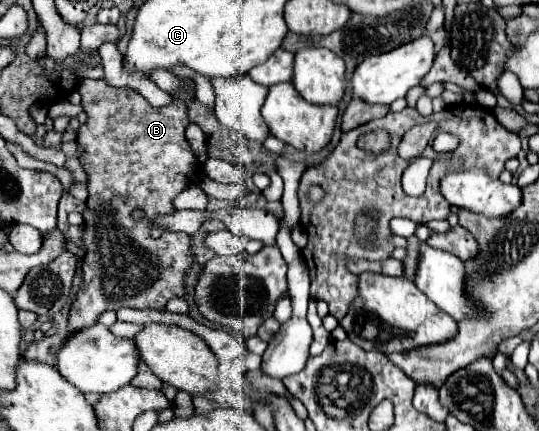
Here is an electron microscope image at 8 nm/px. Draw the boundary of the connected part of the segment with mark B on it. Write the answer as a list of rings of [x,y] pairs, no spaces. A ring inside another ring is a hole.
[[[81,79],[77,91],[83,97],[83,111],[87,113],[87,121],[79,127],[77,135],[77,155],[89,177],[89,197],[83,211],[83,245],[87,249],[83,259],[83,283],[71,303],[69,333],[79,331],[85,325],[93,325],[101,311],[117,311],[121,307],[159,311],[165,309],[169,299],[185,295],[185,273],[195,263],[191,253],[191,235],[163,231],[159,239],[151,239],[151,225],[155,217],[173,213],[175,195],[203,177],[195,151],[185,139],[189,117],[187,105],[181,99],[175,99],[169,107],[157,109],[135,89],[111,87],[101,79]],[[135,207],[145,211],[143,221],[131,219],[131,211]]]

